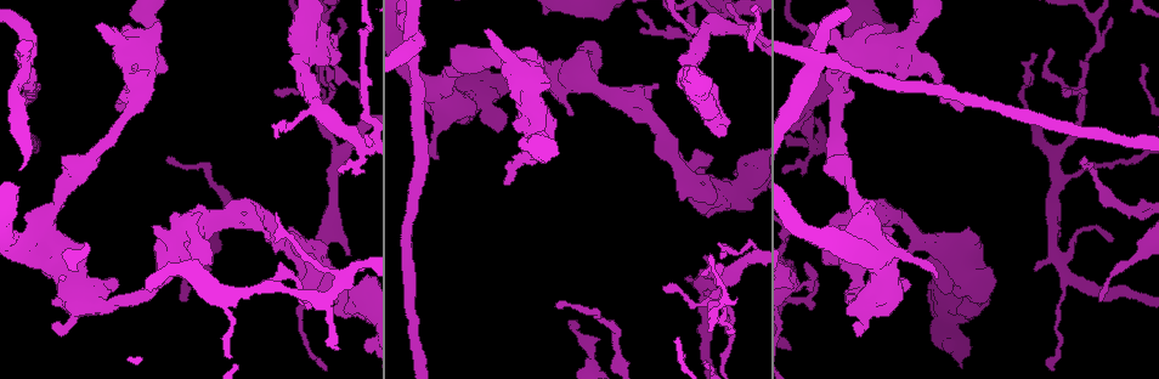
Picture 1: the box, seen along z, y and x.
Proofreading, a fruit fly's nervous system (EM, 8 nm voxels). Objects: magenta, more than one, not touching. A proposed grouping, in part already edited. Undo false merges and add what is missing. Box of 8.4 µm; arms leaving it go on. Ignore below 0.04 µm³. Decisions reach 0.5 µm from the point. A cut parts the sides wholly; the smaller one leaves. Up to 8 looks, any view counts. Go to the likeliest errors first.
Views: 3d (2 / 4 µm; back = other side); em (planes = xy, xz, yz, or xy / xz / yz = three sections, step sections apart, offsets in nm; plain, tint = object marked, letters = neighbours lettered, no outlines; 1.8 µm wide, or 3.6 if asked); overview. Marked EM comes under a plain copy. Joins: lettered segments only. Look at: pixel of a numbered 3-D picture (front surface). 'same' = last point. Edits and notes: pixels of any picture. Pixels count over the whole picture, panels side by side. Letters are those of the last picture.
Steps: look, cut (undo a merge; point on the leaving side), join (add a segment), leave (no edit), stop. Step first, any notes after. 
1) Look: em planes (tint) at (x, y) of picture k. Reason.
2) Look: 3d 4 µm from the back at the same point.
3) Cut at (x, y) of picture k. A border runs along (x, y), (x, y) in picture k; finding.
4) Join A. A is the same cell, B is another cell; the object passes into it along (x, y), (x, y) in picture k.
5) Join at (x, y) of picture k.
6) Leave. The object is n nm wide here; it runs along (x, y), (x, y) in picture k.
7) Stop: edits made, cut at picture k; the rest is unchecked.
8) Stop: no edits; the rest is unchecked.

Look: 3d 2 µm at (415, 37) of picture 1.

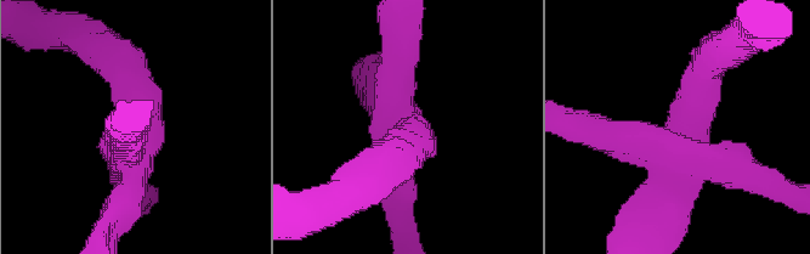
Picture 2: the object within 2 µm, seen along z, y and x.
Look: em xz step 16 (tint) at (682, 159) of picture 2. 4 arms meet here.

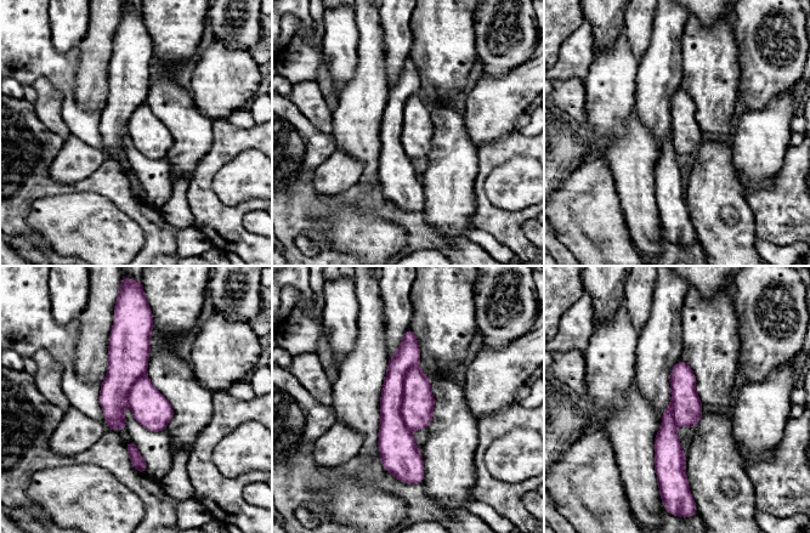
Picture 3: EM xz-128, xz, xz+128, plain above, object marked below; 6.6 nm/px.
Look: em planes (letters) at the same point. Another direction.

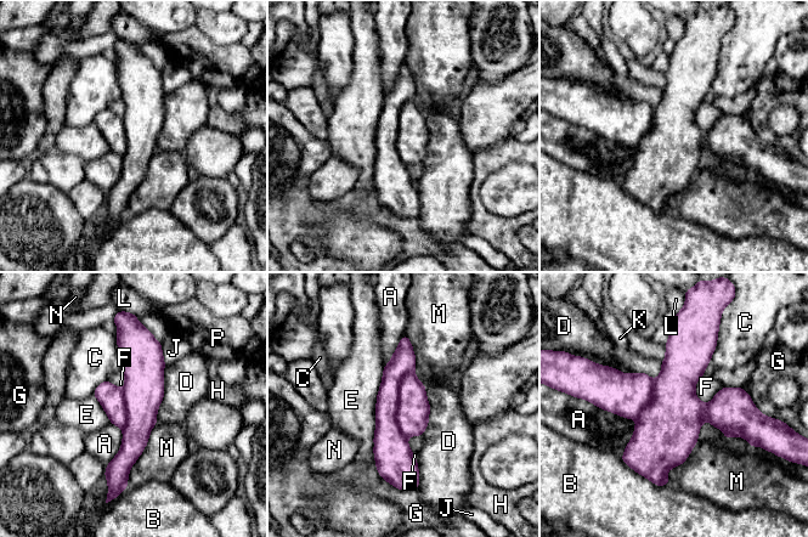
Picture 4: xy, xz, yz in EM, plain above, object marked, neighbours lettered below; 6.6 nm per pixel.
Leave. A, B, C, D, E, F, G, H, J, K, L, M, N and P are other cells; a border runs along (725, 386), (707, 402), (694, 394) in picture 4; continuous, no second neuron.

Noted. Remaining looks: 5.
Look: em planes (letters) at (39, 252) of picture 1. Four arms meet.

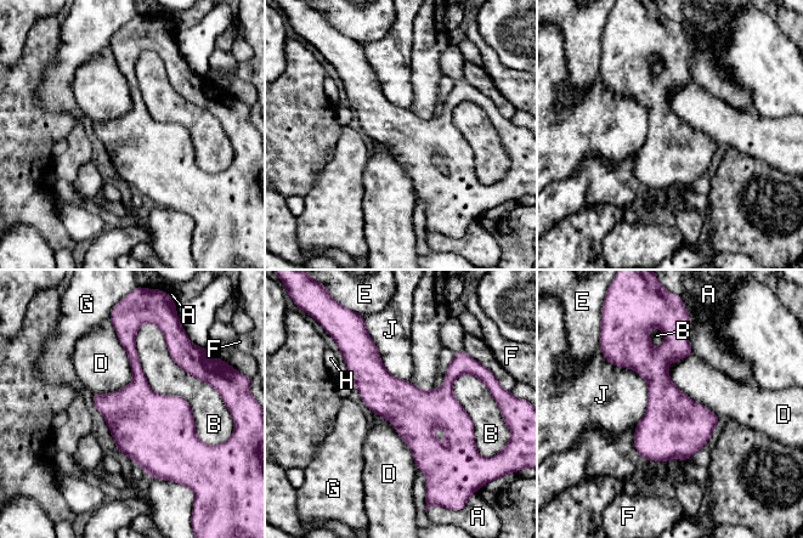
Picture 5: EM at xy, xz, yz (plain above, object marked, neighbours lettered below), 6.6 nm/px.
Leave. A, B, D, E, F, G, H and J are other cells; it runs along (346, 358), (469, 431) in picture 5; one neuron here.

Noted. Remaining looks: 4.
Look: em 3.6 µm planes (tint) at (529, 100) of picture 1. Four-way junction.

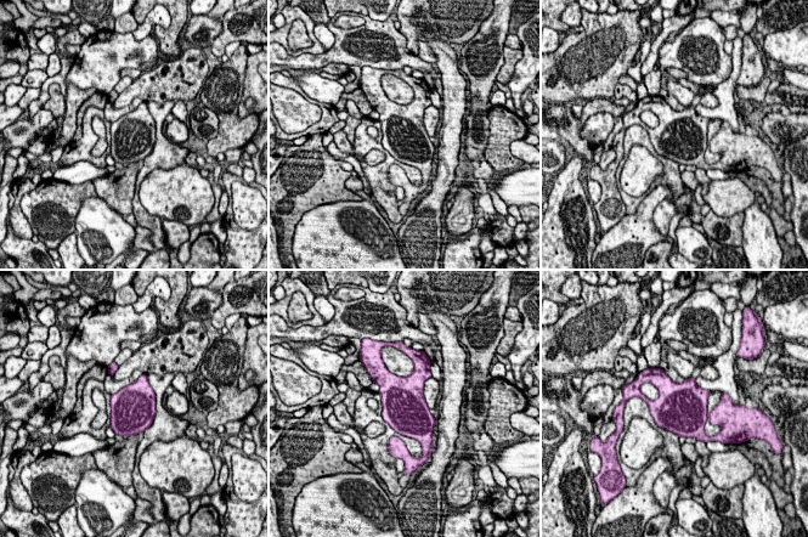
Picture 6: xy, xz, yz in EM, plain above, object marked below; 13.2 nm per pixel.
Look: em 3.6 µm planes (letters) at the same point. What lies round it.

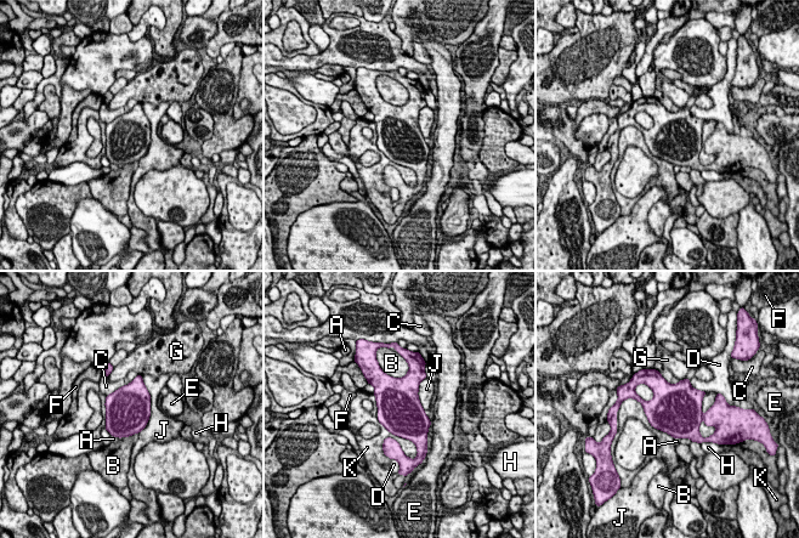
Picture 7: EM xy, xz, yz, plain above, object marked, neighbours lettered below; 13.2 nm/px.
Leave. The longest contact is with K, 950 nm; A, B, C, D, E, F, G, H, J and K are other cells; a border runs along (137, 374), (129, 383), (107, 395) in picture 7; continuous, no second neuron.

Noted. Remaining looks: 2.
Stop: no edits; the rest is unchecked.

